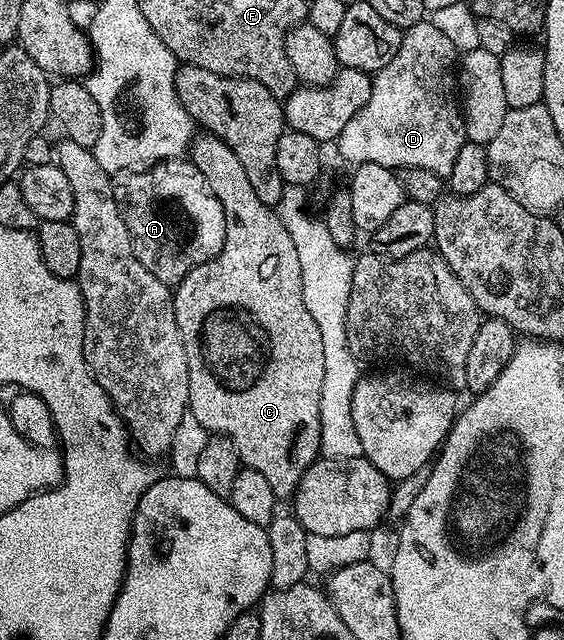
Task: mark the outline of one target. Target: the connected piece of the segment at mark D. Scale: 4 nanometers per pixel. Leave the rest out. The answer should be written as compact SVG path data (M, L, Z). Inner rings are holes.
M428 20L416 22L401 35L399 52L391 56L391 64L372 75L373 87L367 104L351 116L347 128L335 139L335 147L353 166L363 164L383 164L390 168L410 166L427 168L431 172L448 176L459 148L466 141L462 107L459 105L459 90L455 85L455 67L459 62L459 53Z

